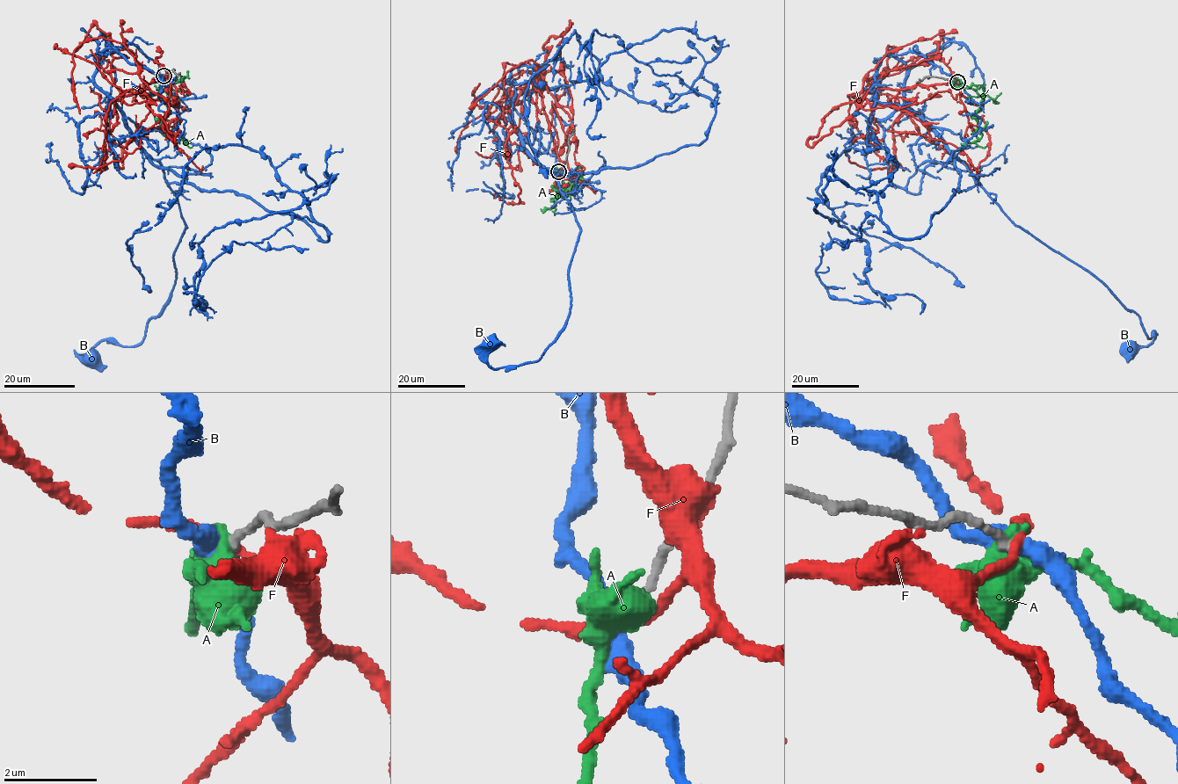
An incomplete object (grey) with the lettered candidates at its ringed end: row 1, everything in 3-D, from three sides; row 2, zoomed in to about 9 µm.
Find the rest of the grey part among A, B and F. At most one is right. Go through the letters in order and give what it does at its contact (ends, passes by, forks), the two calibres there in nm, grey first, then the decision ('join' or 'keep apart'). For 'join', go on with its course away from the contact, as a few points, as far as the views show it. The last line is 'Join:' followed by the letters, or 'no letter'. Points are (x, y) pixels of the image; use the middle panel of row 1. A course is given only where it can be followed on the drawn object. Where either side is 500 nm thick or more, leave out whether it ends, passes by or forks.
A: it forks there; 200 nm thick on the grey side, 360 nm on the other; keep apart
B: it passes by; 190 nm thick on the grey side, 440 nm on the other; keep apart
F: it passes by; 200 nm thick on the grey side, 200 nm on the other; keep apart
Join: no letter

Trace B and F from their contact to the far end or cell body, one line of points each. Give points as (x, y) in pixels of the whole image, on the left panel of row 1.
B: (163, 76), (130, 44), (97, 62), (93, 83), (160, 164), (186, 226), (145, 337), (100, 340), (91, 357)
F: (163, 75), (114, 103), (117, 124), (106, 138), (122, 169), (121, 148), (94, 112)

